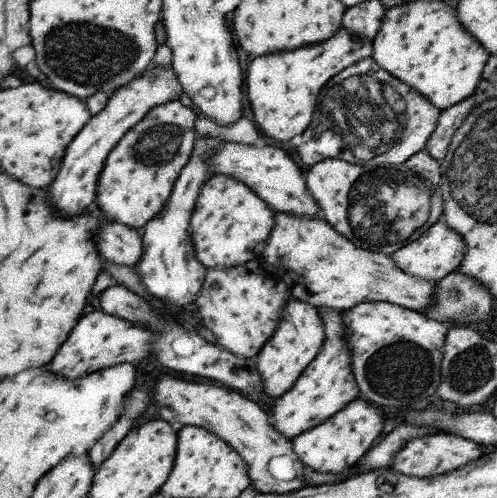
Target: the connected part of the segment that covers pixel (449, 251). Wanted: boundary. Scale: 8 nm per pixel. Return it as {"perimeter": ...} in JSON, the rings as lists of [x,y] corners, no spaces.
{"perimeter":[[[435,222],[431,228],[427,228],[423,234],[419,234],[419,238],[415,242],[407,244],[399,252],[393,252],[391,258],[409,276],[439,282],[461,266],[461,262],[465,260],[465,254],[467,254],[465,238],[459,232],[455,232],[447,222]]]}

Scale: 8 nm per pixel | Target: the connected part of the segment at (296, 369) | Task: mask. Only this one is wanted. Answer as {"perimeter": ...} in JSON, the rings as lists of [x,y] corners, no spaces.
{"perimeter":[[[289,298],[285,310],[281,312],[281,320],[279,320],[275,334],[255,356],[255,366],[263,380],[261,392],[265,392],[267,396],[275,400],[285,396],[295,386],[295,382],[301,378],[303,370],[317,358],[317,352],[321,352],[323,344],[325,344],[325,326],[323,326],[323,320],[317,308],[307,302]]]}

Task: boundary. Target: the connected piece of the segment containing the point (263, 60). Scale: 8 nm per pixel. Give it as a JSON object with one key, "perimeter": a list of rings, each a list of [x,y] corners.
{"perimeter":[[[341,26],[333,38],[319,44],[311,44],[291,52],[275,52],[251,60],[245,74],[245,88],[251,110],[255,114],[255,124],[259,126],[261,134],[279,142],[291,142],[293,138],[299,138],[313,122],[313,112],[317,110],[315,96],[321,94],[319,88],[329,82],[331,76],[337,76],[351,64],[357,64],[359,60],[371,56],[373,42],[353,36]]]}

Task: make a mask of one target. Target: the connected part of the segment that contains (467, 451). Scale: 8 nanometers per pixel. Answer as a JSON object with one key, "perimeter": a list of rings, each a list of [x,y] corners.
{"perimeter":[[[433,434],[425,438],[417,438],[409,442],[407,446],[397,452],[395,460],[391,462],[391,468],[397,468],[397,472],[405,472],[405,476],[417,476],[417,478],[429,478],[439,476],[449,470],[455,470],[467,462],[473,462],[481,456],[481,446],[475,442],[469,442],[461,436],[449,436],[449,434]]]}

